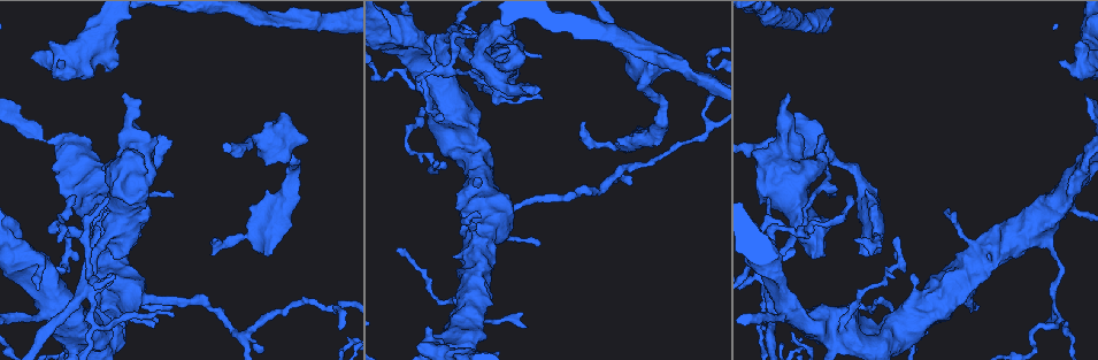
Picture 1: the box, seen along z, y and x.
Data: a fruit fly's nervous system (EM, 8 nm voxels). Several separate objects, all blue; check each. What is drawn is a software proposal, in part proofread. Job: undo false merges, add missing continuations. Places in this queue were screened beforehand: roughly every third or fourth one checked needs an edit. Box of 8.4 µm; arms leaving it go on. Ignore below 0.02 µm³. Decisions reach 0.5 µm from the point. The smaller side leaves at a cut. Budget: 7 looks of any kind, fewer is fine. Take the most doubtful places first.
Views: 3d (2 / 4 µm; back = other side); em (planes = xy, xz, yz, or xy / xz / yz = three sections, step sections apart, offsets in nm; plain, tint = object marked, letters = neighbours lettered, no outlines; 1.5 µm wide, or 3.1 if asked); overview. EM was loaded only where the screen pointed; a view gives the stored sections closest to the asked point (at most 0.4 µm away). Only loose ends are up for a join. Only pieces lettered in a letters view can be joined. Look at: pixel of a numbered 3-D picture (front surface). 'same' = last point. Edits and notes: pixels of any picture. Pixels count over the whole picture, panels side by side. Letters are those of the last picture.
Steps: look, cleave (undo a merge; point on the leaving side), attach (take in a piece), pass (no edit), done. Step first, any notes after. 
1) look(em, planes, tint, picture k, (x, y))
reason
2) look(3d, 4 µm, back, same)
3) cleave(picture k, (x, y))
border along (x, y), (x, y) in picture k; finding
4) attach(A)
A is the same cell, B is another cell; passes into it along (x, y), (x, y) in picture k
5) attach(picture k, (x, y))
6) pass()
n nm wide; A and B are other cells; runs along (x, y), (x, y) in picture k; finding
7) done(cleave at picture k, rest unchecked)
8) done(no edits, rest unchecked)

look(em, planes, letters, picture 1, (215, 239))

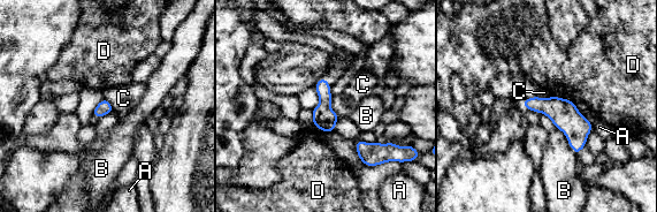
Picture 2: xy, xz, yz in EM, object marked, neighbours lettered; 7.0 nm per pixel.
pass()
100 nm wide; A, B, C and D are other cells; border along (331, 96), (331, 110), (338, 118) in picture 2; no lettered piece goes on from it

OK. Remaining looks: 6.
look(3d, 4 µm, picture 1, (441, 110))
sudden change in width

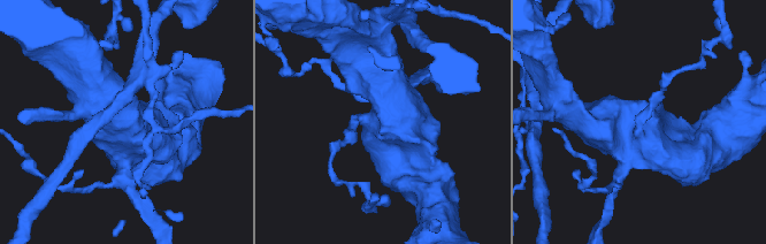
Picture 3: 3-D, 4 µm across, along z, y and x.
look(em, xz, step 4, plain, picture 3, (376, 118))
now the EM

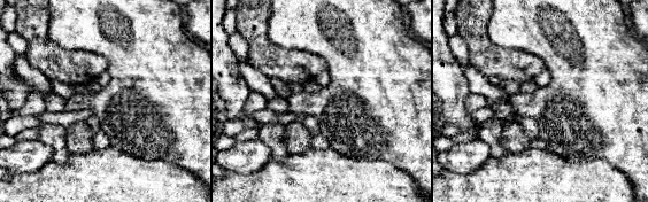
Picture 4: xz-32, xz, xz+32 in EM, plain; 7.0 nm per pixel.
look(em, xz, step 4, letters, same)
see the neighbours

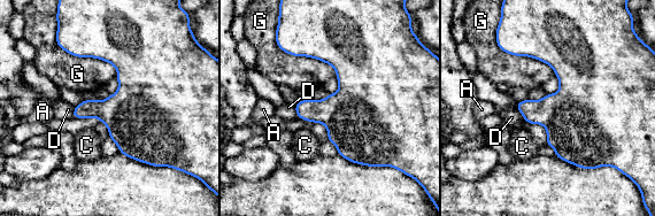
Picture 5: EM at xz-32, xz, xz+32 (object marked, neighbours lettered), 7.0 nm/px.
pass()
A, C, D and G are other cells; border along (69, 54), (107, 61), (117, 76) in picture 5; all the same neuron

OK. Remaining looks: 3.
look(em, planes, letters, picture 1, (820, 141))
branch stops here

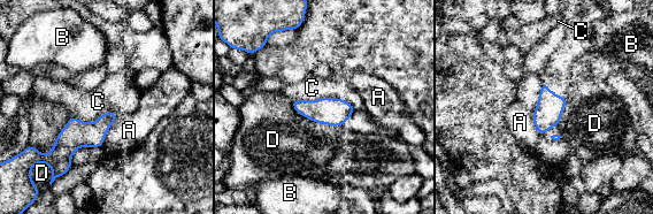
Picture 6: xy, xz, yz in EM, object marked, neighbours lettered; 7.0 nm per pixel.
pass()
A, B, C and D are other cells; border along (118, 114), (70, 116) in picture 6; no lettered piece goes on from it

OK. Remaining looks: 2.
done(no edits, rest unchecked)

